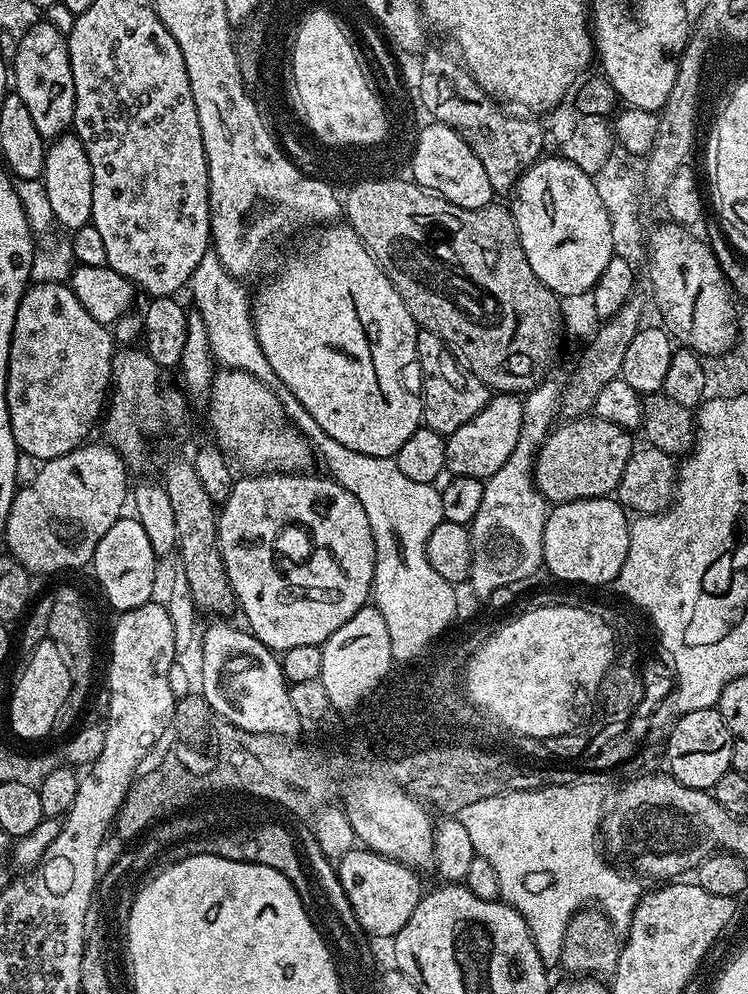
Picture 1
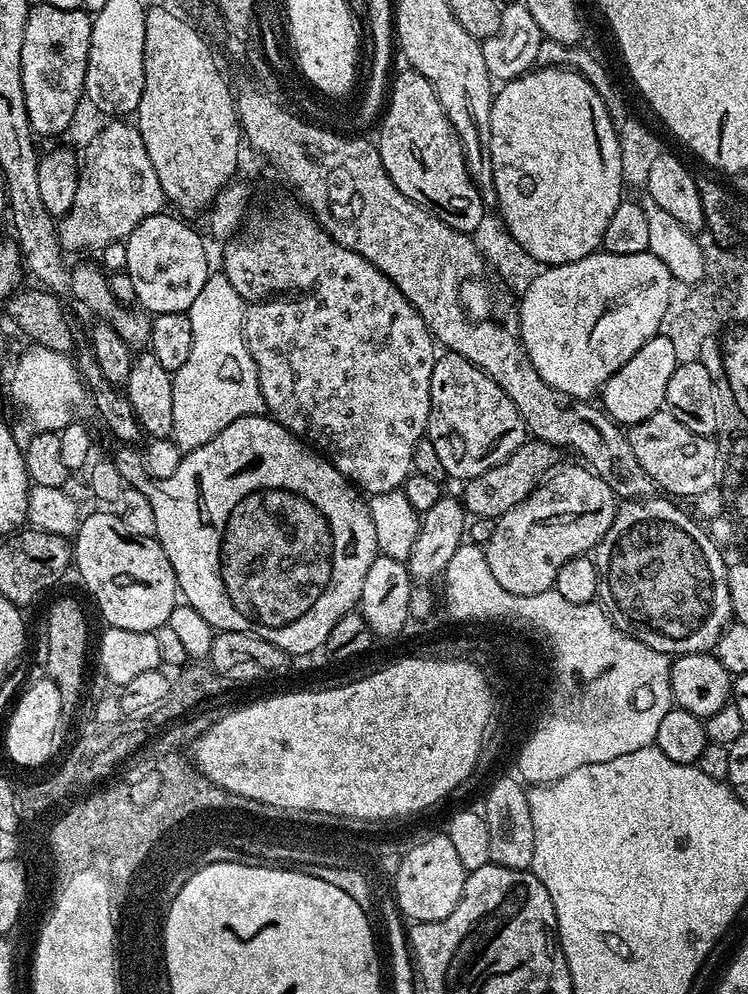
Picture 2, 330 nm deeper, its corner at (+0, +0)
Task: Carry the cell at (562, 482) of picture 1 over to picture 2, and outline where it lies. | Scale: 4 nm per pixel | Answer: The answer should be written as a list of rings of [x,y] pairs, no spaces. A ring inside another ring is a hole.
[[[535,438],[529,439],[521,448],[514,450],[514,454],[506,458],[506,462],[486,470],[486,474],[478,474],[472,480],[463,481],[462,503],[465,513],[482,520],[496,520],[506,514],[506,510],[518,506],[557,467],[556,456],[558,449],[553,444]]]

